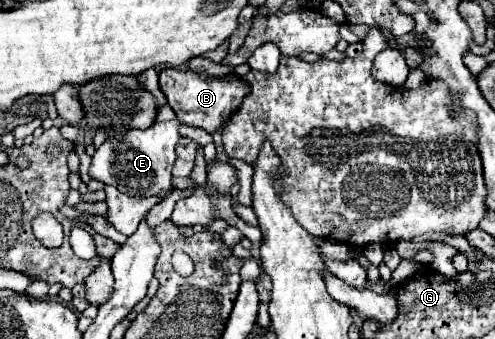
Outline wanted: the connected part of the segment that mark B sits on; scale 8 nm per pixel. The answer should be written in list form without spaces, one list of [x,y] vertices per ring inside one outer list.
[[[162,69],[160,71],[160,89],[168,99],[168,105],[174,109],[176,117],[184,125],[202,127],[208,133],[218,131],[224,123],[238,111],[242,99],[248,95],[248,85],[238,75],[228,77],[202,77],[194,71],[180,71],[180,69]]]

